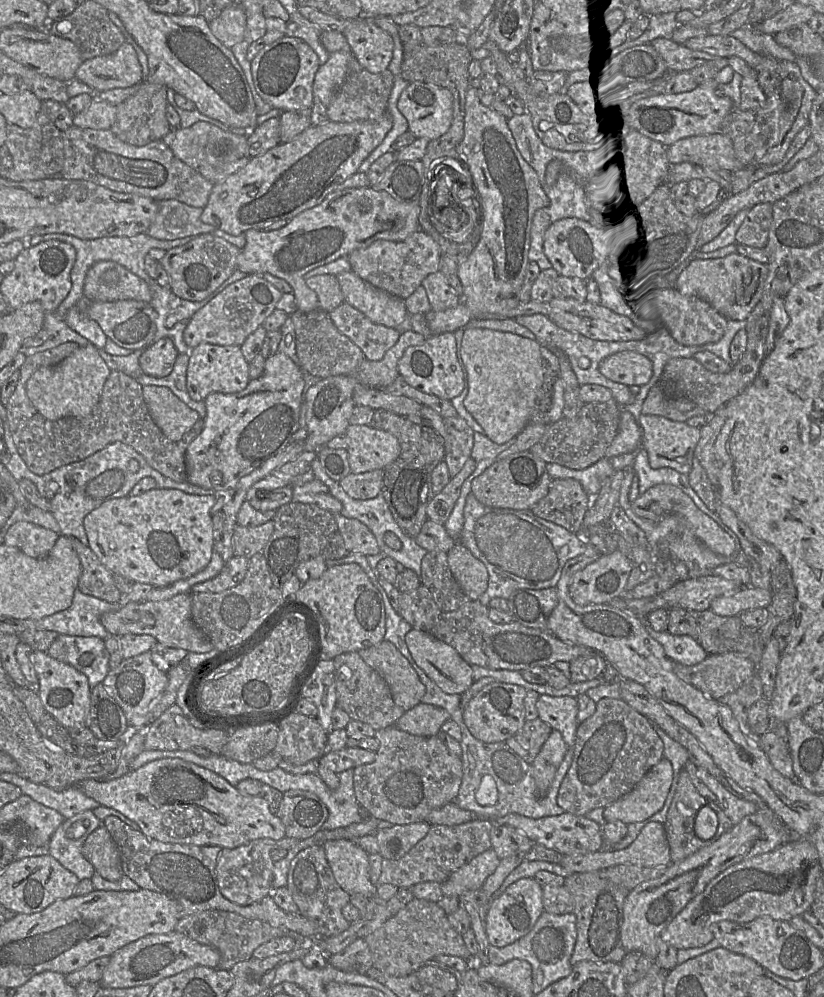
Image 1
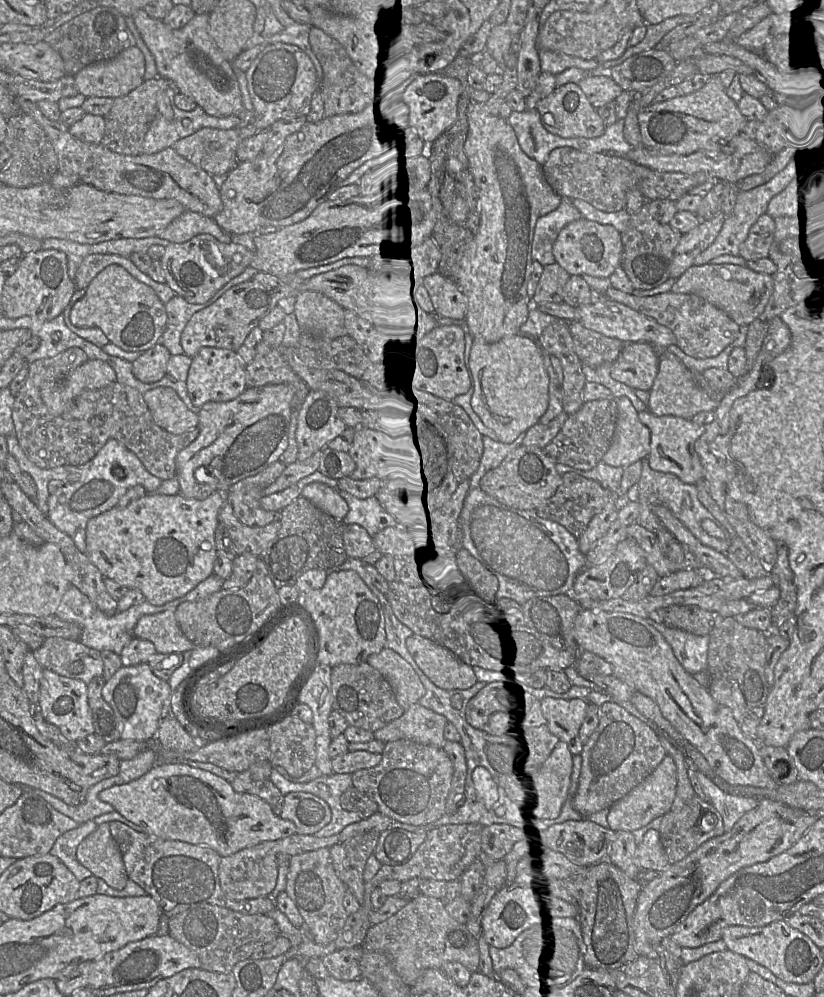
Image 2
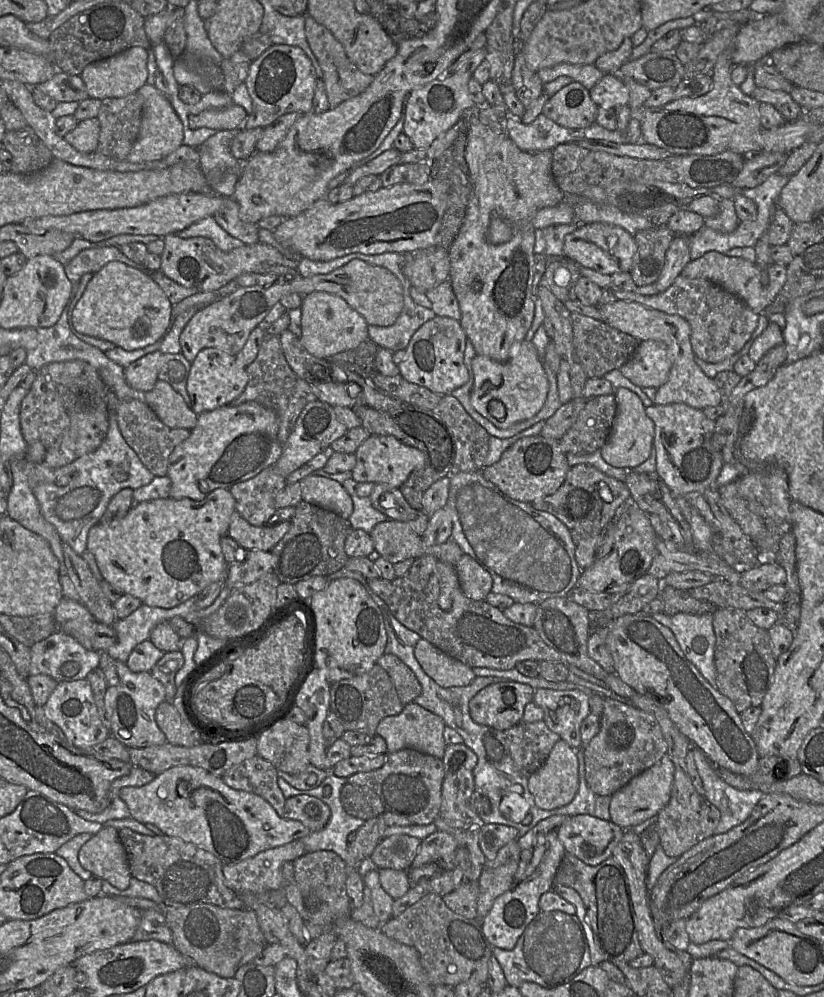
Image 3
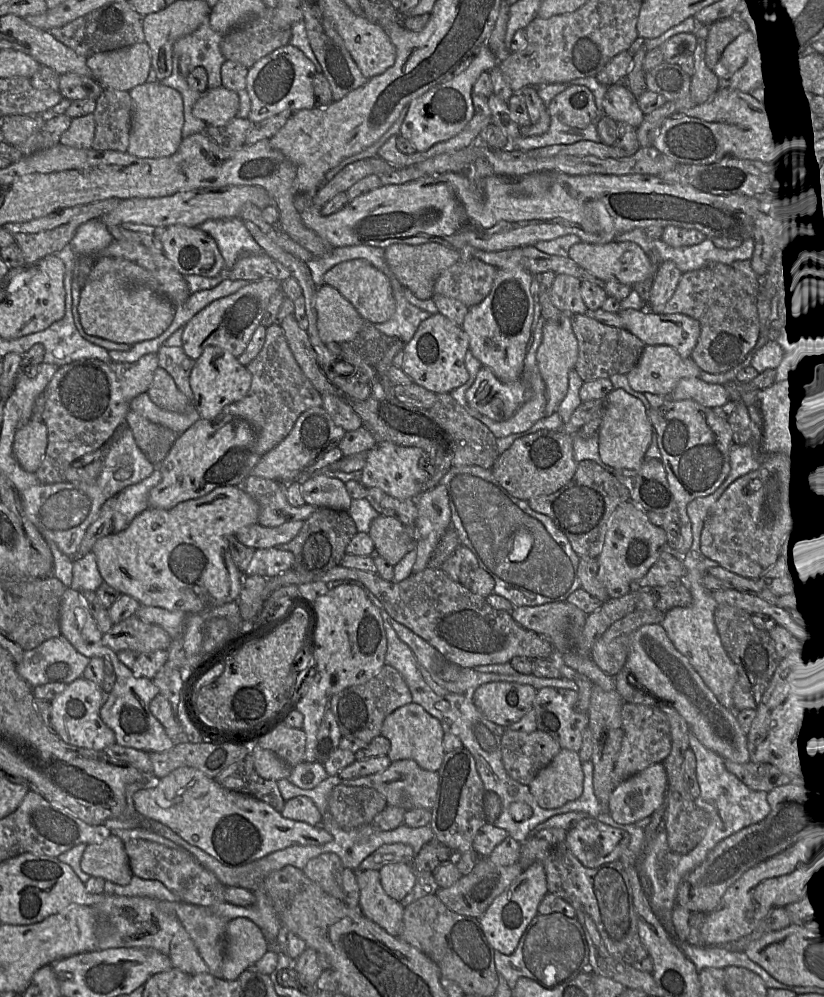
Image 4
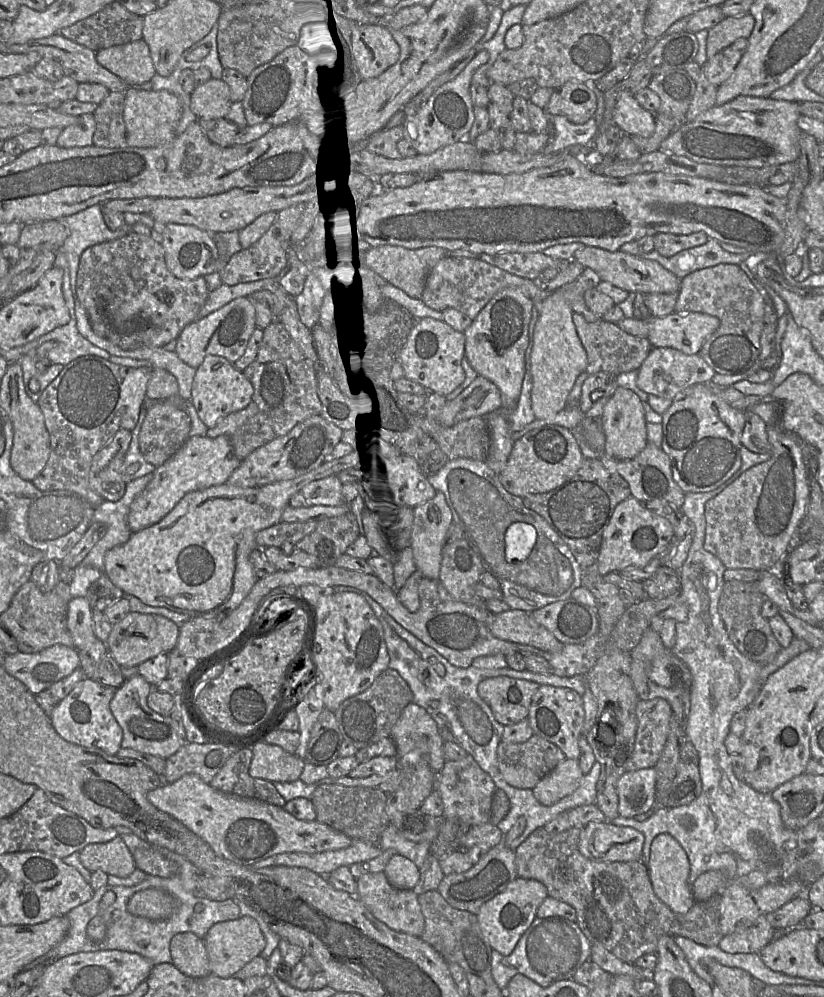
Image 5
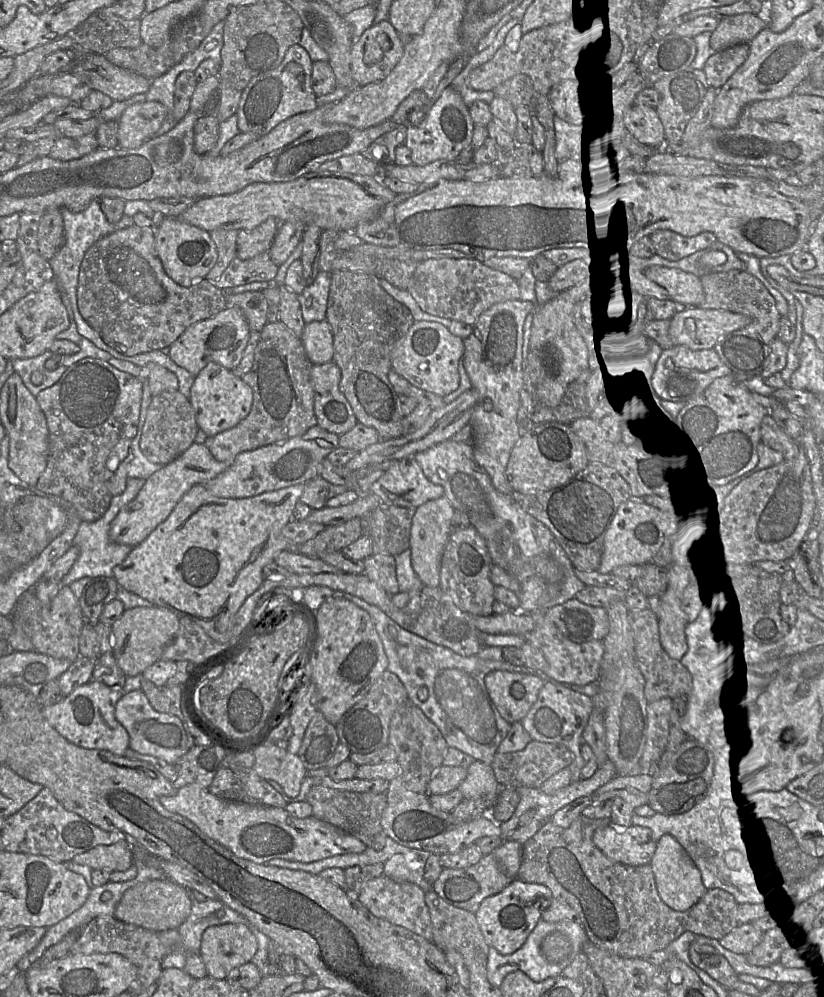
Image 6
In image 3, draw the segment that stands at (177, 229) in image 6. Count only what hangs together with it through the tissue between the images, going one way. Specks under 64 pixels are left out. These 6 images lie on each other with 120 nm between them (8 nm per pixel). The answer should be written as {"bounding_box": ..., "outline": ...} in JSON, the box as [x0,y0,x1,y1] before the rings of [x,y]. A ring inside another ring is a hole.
{"bounding_box":[160,234,300,292],"outline":[[[168,234],[163,238],[164,249],[160,255],[160,271],[172,281],[188,288],[196,288],[200,292],[217,292],[229,282],[244,273],[293,275],[300,257],[289,259],[276,248],[258,242],[235,248],[231,251],[220,250],[209,238],[180,238],[176,234]]]}

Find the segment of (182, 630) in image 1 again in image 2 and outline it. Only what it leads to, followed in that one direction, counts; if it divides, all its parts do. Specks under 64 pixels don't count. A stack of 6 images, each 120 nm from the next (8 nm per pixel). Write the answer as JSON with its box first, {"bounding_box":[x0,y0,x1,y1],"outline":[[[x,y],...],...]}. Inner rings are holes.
{"bounding_box":[133,610,195,653],"outline":[[[173,610],[143,615],[134,627],[133,635],[151,641],[158,653],[184,653],[195,648],[182,633]]]}

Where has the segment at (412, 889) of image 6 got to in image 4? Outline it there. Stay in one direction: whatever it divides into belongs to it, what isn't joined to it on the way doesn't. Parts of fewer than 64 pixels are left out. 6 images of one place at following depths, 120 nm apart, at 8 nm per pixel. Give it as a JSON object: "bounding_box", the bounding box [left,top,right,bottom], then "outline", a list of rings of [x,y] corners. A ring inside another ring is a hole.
{"bounding_box":[355,870,405,937],"outline":[[[379,870],[355,871],[360,890],[360,911],[387,933],[398,937],[402,929],[405,907],[385,893]]]}

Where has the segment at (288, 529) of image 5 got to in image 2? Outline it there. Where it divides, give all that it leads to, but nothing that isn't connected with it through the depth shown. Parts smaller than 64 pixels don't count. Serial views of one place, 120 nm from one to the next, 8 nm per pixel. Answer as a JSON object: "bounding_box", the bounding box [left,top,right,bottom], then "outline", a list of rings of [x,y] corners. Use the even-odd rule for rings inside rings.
{"bounding_box":[218,500,281,555],"outline":[[[227,500],[219,510],[218,521],[227,528],[238,555],[262,555],[274,541],[281,527],[279,521],[259,527],[243,524],[237,519],[232,505]]]}

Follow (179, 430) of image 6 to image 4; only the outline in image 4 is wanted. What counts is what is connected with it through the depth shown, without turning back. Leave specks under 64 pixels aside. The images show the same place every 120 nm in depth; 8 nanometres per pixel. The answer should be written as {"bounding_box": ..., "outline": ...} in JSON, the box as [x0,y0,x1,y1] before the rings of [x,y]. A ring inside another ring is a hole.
{"bounding_box":[125,410,179,466],"outline":[[[132,410],[126,415],[125,425],[132,431],[139,449],[154,466],[161,464],[179,436],[169,428],[153,423]]]}

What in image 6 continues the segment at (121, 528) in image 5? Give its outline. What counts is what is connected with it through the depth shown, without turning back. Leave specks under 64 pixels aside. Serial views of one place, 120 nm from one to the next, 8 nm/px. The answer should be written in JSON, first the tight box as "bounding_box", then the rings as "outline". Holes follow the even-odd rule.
{"bounding_box":[61,477,145,586],"outline":[[[128,477],[125,490],[121,494],[112,497],[109,508],[101,518],[93,522],[81,522],[73,539],[73,545],[79,549],[79,556],[69,572],[61,579],[62,586],[70,586],[72,582],[82,577],[113,577],[114,567],[127,557],[133,547],[125,544],[117,544],[110,540],[110,523],[119,513],[121,508],[136,497],[145,484],[145,481],[145,479],[141,478]]]}

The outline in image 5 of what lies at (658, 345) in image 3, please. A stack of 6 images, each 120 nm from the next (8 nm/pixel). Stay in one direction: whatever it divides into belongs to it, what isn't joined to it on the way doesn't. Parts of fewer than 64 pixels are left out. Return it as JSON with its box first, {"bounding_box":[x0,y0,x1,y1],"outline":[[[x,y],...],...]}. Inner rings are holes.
{"bounding_box":[637,348,716,400],"outline":[[[652,348],[638,369],[637,387],[648,395],[673,400],[684,389],[701,383],[709,383],[716,374],[697,354],[686,355],[674,348]]]}

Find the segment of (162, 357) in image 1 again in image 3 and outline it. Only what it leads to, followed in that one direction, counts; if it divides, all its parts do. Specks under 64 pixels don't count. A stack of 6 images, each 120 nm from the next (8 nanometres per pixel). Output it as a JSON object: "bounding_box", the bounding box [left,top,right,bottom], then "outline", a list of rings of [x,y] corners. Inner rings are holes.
{"bounding_box":[124,350,162,392],"outline":[[[159,350],[147,354],[124,368],[128,385],[142,392],[154,389],[159,374],[159,360],[162,352]]]}

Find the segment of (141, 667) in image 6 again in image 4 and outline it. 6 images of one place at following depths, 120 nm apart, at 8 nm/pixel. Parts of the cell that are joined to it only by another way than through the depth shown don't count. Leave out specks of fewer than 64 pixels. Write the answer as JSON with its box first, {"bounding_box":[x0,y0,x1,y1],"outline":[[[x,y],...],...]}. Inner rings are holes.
{"bounding_box":[102,615,172,655],"outline":[[[135,615],[113,625],[102,635],[103,645],[114,652],[129,650],[137,655],[167,650],[171,641],[172,638],[161,626],[145,623]]]}

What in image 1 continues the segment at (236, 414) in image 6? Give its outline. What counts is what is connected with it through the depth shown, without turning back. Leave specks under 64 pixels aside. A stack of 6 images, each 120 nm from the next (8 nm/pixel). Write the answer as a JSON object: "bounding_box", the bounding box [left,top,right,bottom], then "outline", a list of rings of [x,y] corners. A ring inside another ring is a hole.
{"bounding_box":[186,343,249,401],"outline":[[[201,343],[190,349],[186,387],[193,400],[204,401],[210,393],[214,392],[238,393],[246,388],[249,381],[249,363],[244,358],[240,346]]]}

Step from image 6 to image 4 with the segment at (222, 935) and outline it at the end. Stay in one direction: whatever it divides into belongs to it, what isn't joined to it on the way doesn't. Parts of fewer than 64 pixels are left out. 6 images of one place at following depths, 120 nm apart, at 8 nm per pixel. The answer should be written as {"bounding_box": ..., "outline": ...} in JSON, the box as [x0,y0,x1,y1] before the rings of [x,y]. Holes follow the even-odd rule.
{"bounding_box":[222,918,269,980],"outline":[[[236,918],[229,921],[225,930],[222,978],[237,980],[243,971],[268,950],[269,943],[262,930],[251,920]]]}

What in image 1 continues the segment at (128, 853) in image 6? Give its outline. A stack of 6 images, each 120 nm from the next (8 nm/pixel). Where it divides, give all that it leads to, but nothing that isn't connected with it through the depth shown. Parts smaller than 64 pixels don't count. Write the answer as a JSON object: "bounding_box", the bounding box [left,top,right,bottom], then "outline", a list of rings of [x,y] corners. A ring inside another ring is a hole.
{"bounding_box":[82,825,123,881],"outline":[[[104,825],[87,837],[82,854],[104,879],[118,881],[123,876],[118,847]]]}

